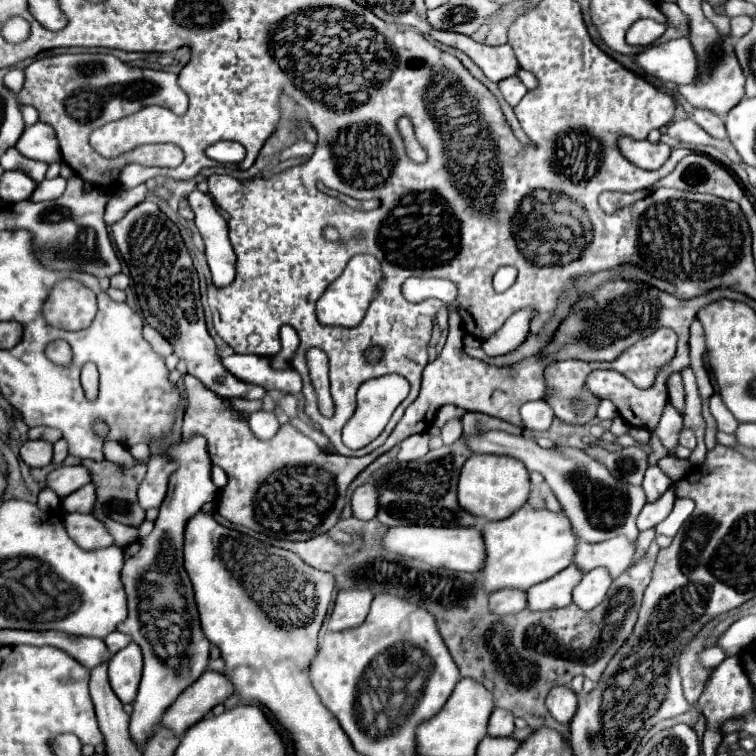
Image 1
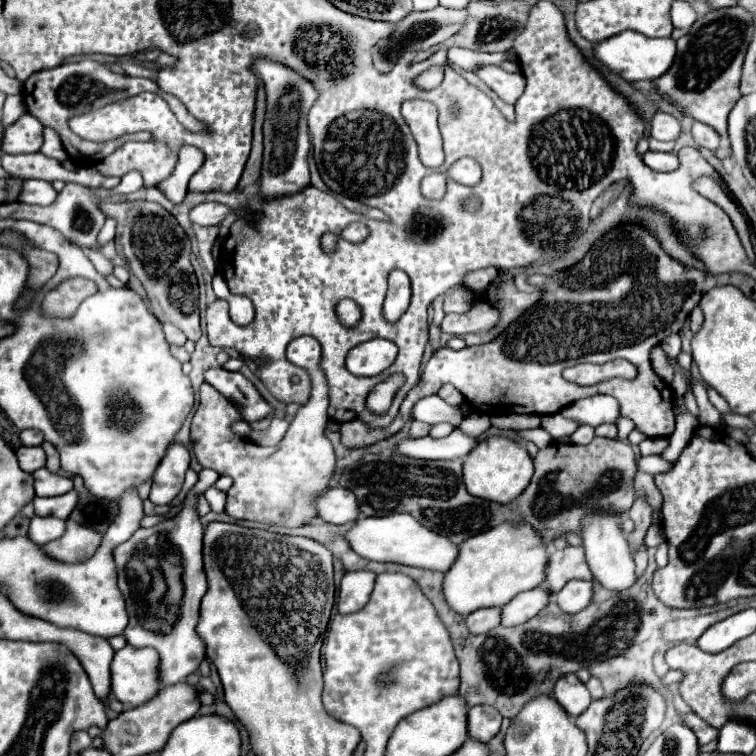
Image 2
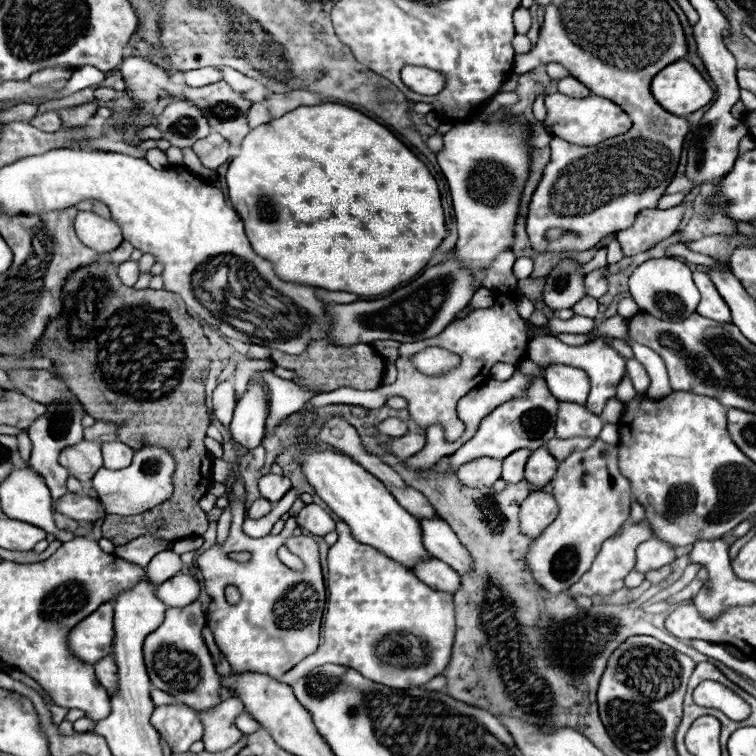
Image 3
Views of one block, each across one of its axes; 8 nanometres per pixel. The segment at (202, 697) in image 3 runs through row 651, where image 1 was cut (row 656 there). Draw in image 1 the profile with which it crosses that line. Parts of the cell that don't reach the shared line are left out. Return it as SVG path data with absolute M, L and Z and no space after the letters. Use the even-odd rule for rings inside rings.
M194 436L176 444L170 458L178 462L178 470L170 476L168 494L160 506L154 530L124 548L126 562L122 570L122 582L128 596L128 618L118 626L118 630L128 634L132 642L140 644L144 654L142 682L134 702L134 712L130 716L130 734L138 748L142 748L152 736L164 710L176 700L176 696L196 682L206 670L210 654L210 644L200 630L192 582L184 570L182 548L188 520L202 508L202 504L216 498L212 462L202 436Z

